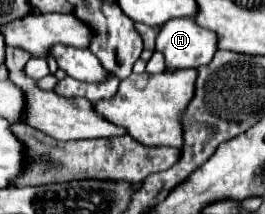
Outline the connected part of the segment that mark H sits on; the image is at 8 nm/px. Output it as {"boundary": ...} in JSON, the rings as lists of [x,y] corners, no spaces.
{"boundary":[[[176,17],[160,27],[156,51],[166,57],[168,69],[196,69],[214,57],[214,33],[198,27],[192,17]]]}

